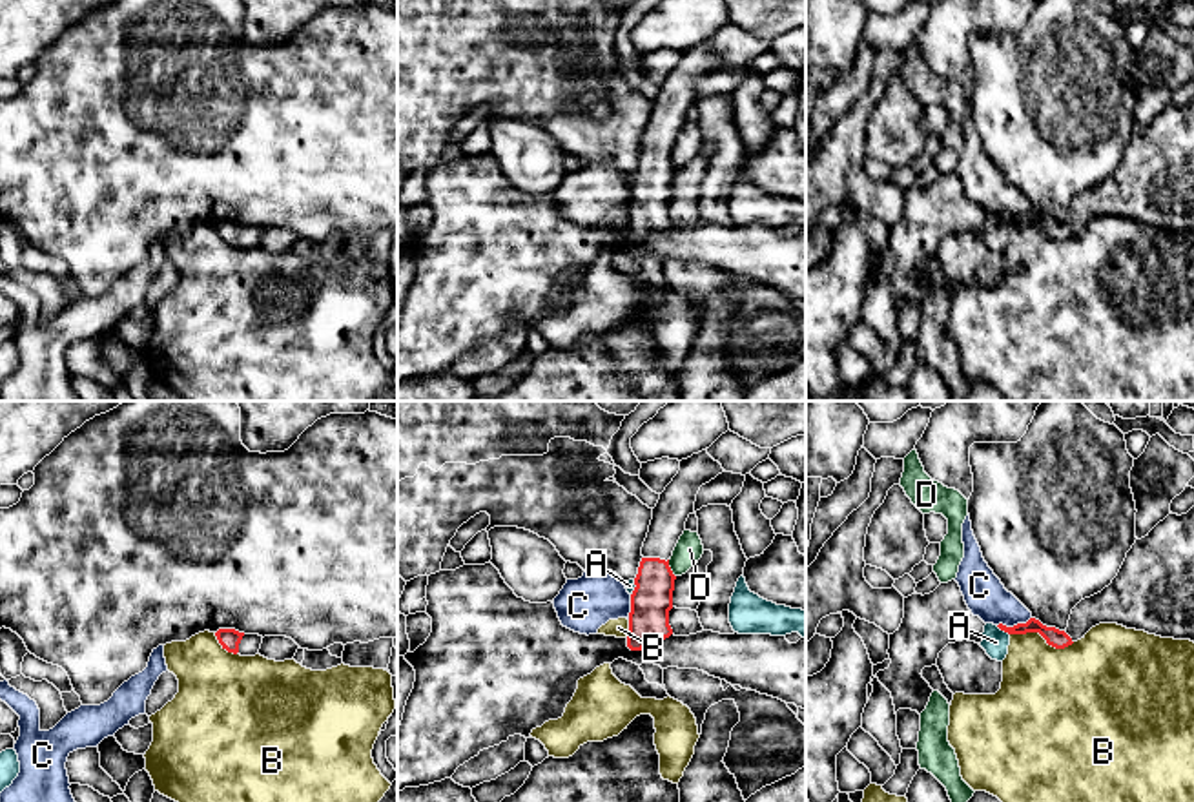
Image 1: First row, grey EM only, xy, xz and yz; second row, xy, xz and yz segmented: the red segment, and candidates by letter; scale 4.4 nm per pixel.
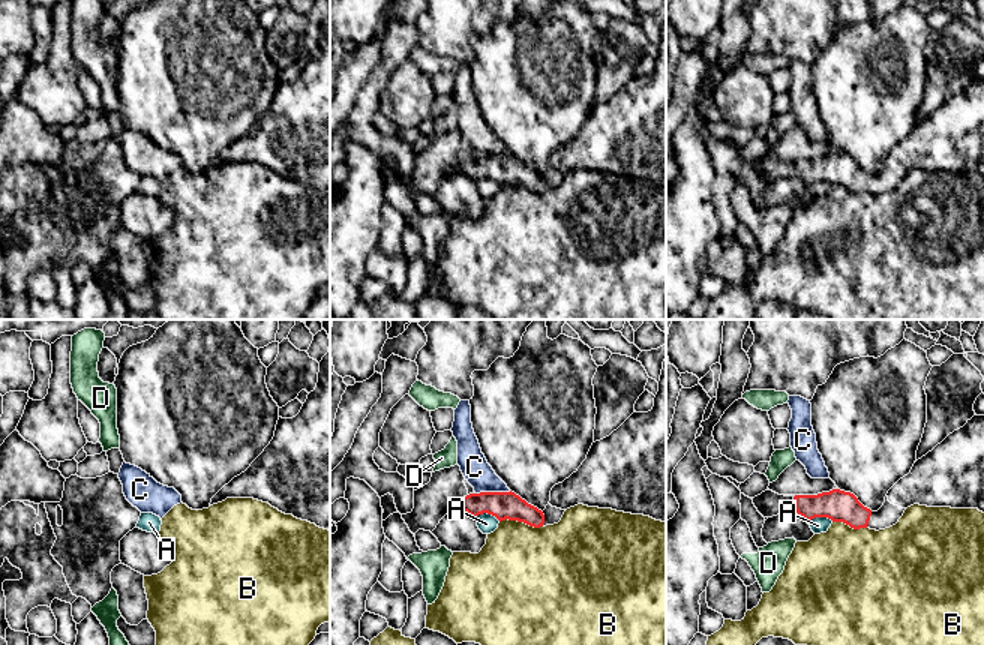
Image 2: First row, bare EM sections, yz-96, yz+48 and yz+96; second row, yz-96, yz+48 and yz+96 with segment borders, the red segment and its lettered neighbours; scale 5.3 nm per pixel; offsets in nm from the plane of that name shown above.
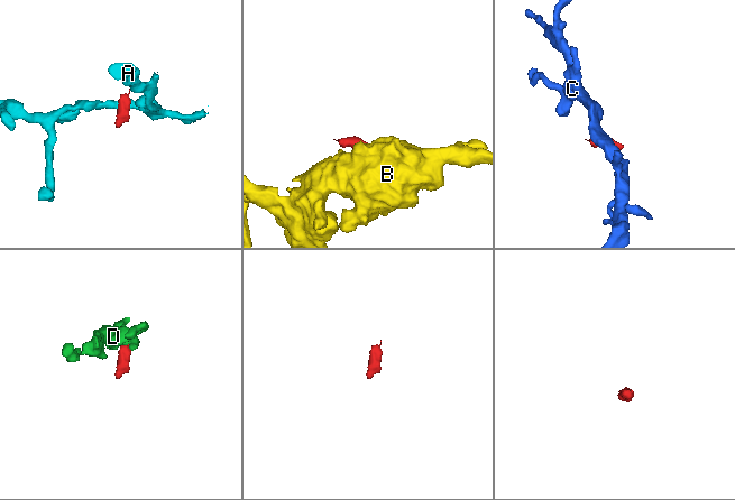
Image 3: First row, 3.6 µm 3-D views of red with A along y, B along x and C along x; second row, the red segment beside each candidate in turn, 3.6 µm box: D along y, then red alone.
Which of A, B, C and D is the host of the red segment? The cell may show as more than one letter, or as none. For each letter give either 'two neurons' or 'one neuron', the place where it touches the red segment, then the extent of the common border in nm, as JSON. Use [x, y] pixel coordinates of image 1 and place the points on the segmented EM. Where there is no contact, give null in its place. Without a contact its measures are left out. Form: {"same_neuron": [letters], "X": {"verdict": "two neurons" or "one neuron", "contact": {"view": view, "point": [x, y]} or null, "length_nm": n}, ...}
{"same_neuron": [], "A": {"verdict": "two neurons", "contact": {"view": "yz", "point": [1003, 629]}, "length_nm": 80}, "B": {"verdict": "two neurons", "contact": {"view": "yz", "point": [1043, 637]}, "length_nm": 300}, "C": {"verdict": "two neurons", "contact": {"view": "yz", "point": [1014, 626]}, "length_nm": 160}, "D": {"verdict": "two neurons", "contact": {"view": "xz", "point": [669, 569]}, "length_nm": 90}}

